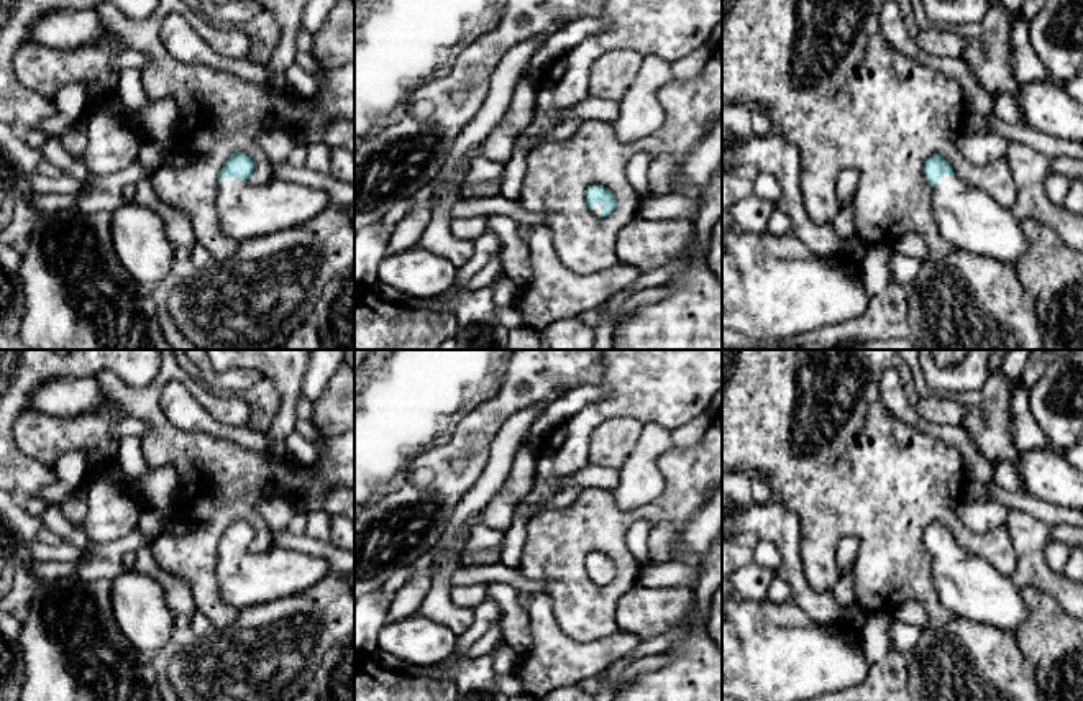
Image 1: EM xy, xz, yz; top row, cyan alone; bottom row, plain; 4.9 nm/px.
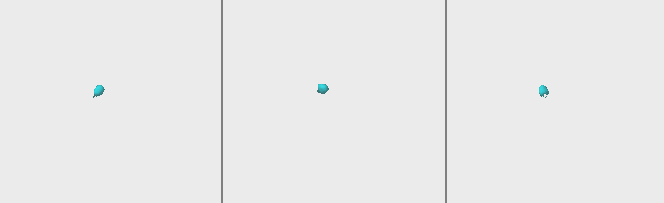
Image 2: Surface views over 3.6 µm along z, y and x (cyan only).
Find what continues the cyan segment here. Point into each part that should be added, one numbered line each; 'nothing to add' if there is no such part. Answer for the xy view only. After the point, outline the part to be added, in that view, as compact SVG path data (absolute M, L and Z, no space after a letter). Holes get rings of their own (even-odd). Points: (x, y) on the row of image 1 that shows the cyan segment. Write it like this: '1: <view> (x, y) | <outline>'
1: xy (245, 210) | M230 176L218 187L220 227L238 243L297 227L331 205L327 190L277 177L251 186Z

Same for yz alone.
1: yz (968, 219) | M945 174L934 187L934 220L953 248L1014 264L1027 251L1021 222L983 190Z

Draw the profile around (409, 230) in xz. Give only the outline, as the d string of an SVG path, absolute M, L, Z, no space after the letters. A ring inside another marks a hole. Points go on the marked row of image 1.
M427 184L420 189L412 200L414 208L395 225L395 231L391 236L386 254L402 253L418 245L418 240L432 218L432 210L427 207L432 199L433 184Z

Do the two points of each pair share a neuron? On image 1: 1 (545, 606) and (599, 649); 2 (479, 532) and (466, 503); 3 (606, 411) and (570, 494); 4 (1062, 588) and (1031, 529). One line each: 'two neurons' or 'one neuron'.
1: one neuron
2: two neurons
3: two neurons
4: one neuron

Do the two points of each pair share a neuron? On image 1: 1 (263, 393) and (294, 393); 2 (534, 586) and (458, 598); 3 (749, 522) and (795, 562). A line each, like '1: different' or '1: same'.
1: different
2: different
3: same

